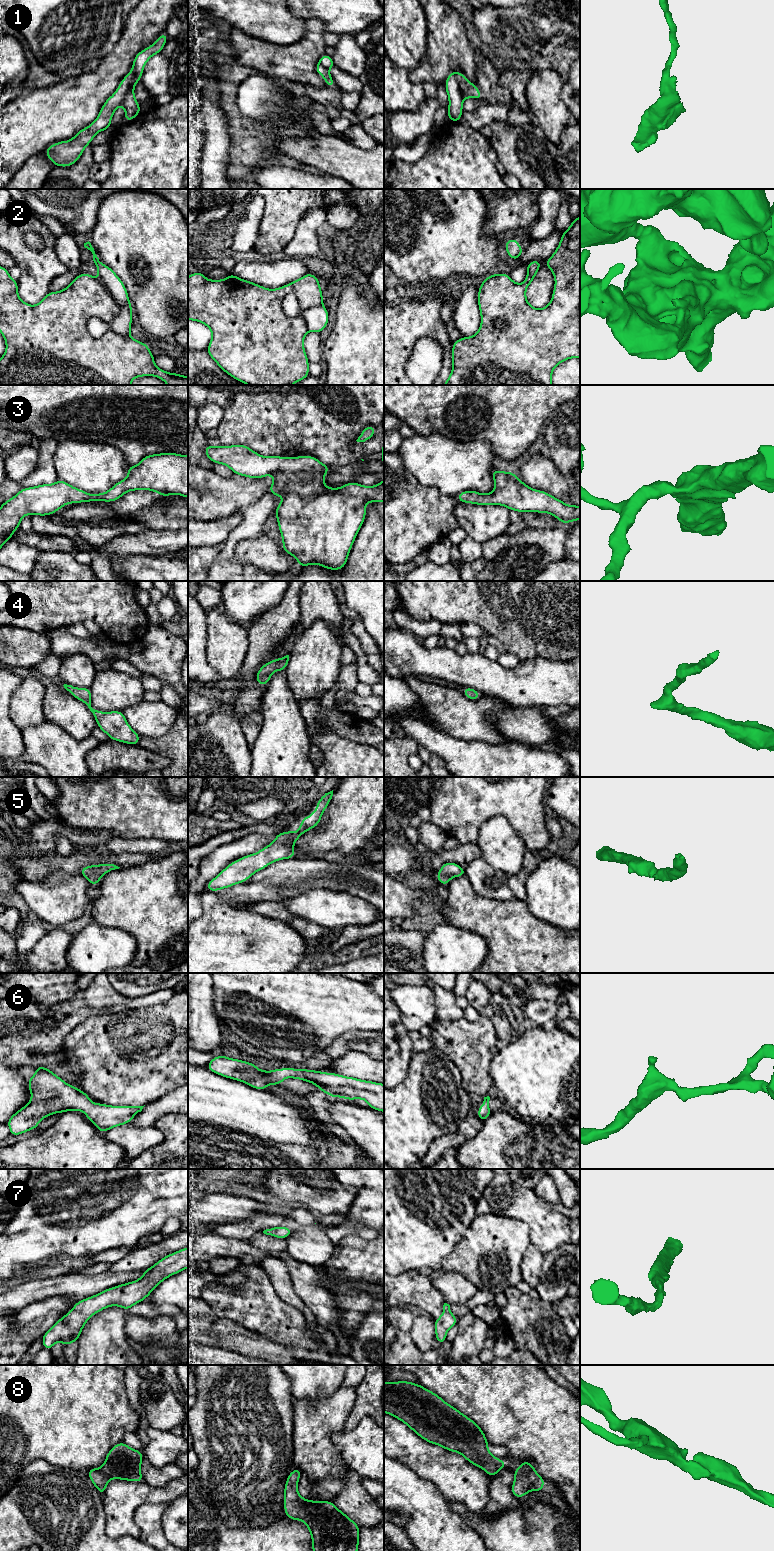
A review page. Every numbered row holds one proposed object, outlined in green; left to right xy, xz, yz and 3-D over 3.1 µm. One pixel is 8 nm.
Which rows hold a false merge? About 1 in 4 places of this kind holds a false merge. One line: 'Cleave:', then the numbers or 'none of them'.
Cleave: 1, 2

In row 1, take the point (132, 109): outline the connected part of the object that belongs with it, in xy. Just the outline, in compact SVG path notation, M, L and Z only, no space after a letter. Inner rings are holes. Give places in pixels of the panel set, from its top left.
M163 32L151 46L141 50L133 59L133 67L131 71L134 75L122 102L122 105L125 108L124 118L127 123L132 121L141 112L139 103L134 96L134 87L136 83L140 81L147 61L153 55L161 53L168 38L166 32Z

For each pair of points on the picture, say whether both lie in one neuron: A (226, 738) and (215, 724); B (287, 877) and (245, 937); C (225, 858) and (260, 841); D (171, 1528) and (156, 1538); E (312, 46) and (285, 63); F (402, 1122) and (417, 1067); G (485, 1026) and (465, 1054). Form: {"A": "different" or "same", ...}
{"A": "same", "B": "different", "C": "same", "D": "different", "E": "same", "F": "same", "G": "same"}

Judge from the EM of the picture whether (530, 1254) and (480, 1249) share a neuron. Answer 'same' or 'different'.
same

